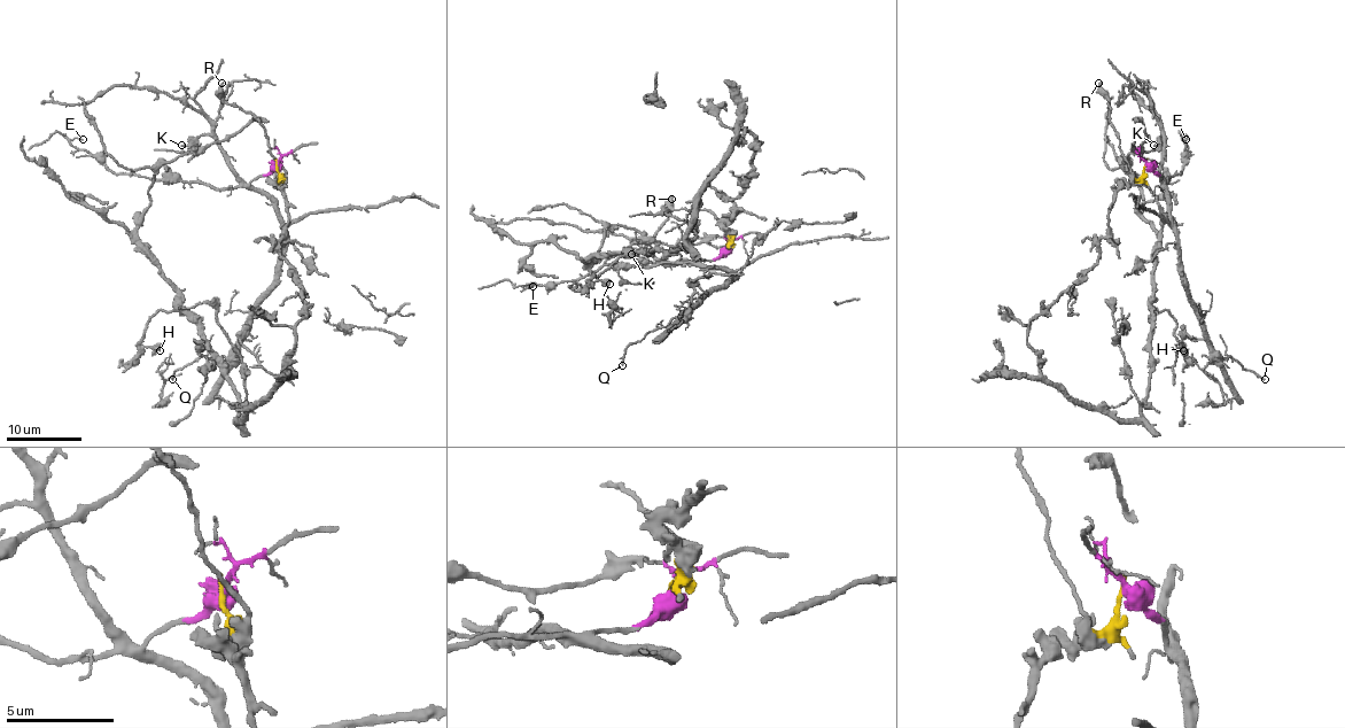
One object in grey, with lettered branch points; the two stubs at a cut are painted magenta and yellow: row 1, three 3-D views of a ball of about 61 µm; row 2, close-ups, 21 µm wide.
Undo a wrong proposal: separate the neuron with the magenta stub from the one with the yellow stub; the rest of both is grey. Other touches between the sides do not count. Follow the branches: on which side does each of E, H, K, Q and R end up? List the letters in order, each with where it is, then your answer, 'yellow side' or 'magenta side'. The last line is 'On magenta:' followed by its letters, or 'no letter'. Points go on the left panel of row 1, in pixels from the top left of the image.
E: place (83, 139); magenta side
H: place (160, 350); yellow side
K: place (181, 145); magenta side
Q: place (172, 379); magenta side
R: place (222, 83); yellow side
On magenta: E, K, Q

